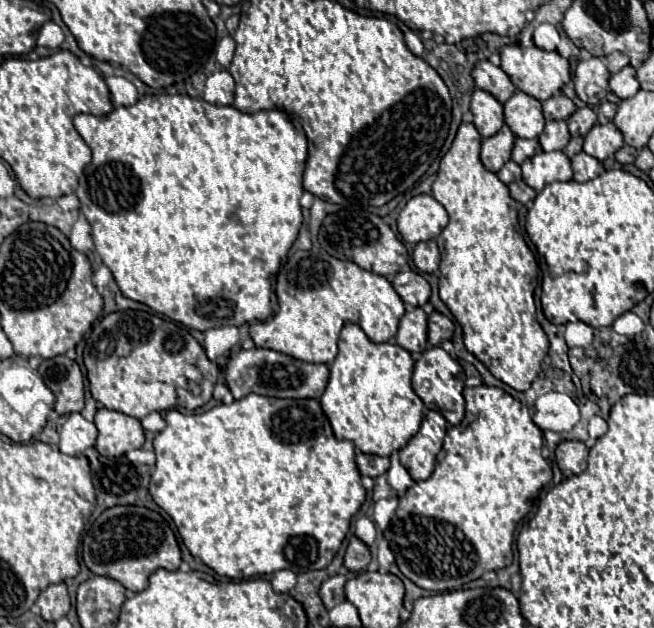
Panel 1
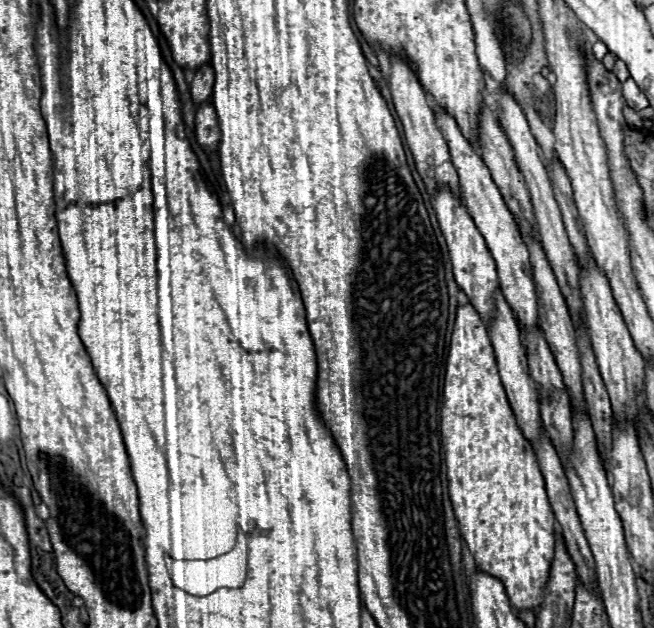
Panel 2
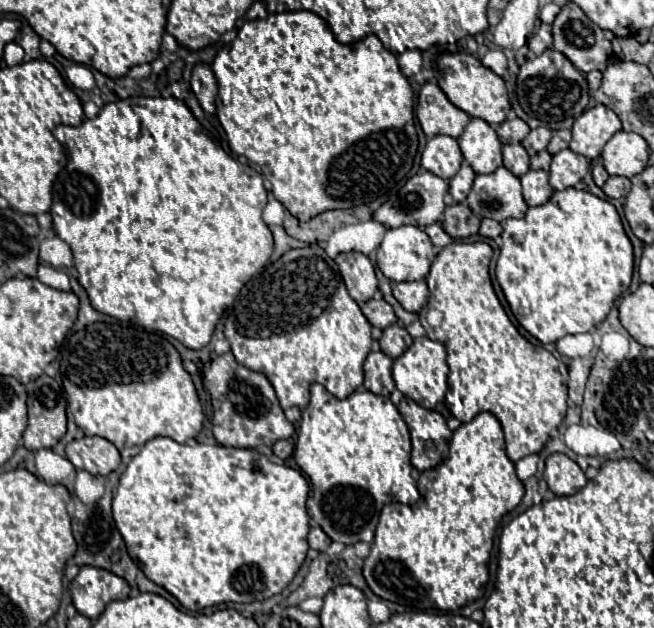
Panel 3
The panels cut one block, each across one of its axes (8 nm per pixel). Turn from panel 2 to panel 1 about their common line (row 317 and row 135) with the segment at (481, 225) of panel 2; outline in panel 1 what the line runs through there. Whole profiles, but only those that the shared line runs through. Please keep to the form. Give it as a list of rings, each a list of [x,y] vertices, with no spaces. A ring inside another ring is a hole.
[[[518,90],[504,102],[504,122],[518,138],[538,138],[544,130],[542,104]]]

